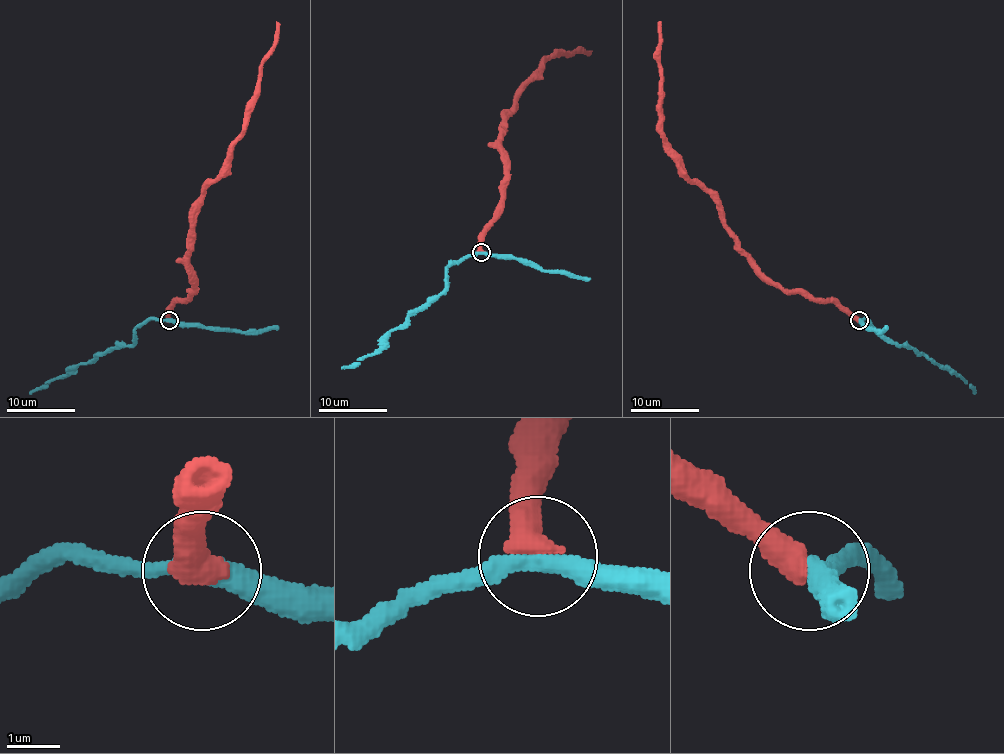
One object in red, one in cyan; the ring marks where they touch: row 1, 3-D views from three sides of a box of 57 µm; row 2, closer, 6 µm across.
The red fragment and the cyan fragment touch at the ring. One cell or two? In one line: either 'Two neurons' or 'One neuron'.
One neuron

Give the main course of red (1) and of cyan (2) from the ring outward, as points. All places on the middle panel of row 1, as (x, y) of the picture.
1: (482, 252), (482, 234), (489, 227), (504, 191), (501, 131), (514, 98), (544, 63), (556, 55), (589, 51)
2: (482, 252), (454, 260), (447, 267), (447, 286), (442, 291), (388, 334), (373, 353), (342, 367)

